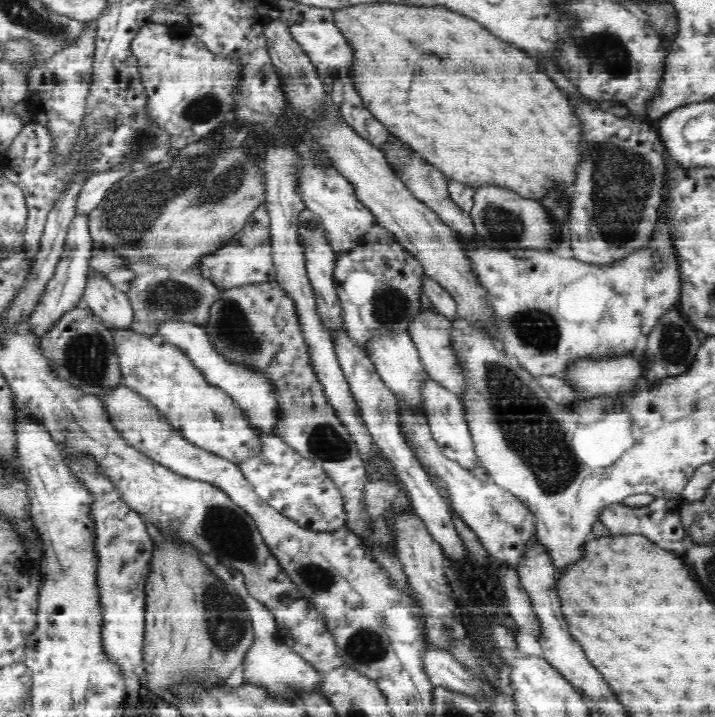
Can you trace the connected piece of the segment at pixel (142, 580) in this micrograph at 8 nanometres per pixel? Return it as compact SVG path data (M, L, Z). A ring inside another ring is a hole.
M90 461L68 462L72 471L91 488L97 496L93 504L97 530L97 555L99 556L98 584L105 609L103 640L105 649L116 663L124 669L128 679L133 678L135 665L143 661L146 634L146 583L153 571L152 561L156 550L146 525L138 513L130 510L116 493L112 483L95 472Z

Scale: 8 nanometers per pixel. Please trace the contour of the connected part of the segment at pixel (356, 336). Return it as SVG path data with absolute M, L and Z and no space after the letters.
M381 225L365 236L362 246L337 258L334 280L345 310L346 334L354 347L371 361L373 344L388 335L409 333L410 326L422 312L420 296L428 277L424 264L400 244L394 233Z

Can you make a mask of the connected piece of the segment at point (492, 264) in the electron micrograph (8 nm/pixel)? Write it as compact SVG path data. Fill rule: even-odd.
M660 214L660 216L662 218L653 243L650 243L650 248L646 248L646 250L642 250L642 252L638 252L638 254L634 254L634 256L630 256L630 258L626 258L626 260L622 260L618 264L601 267L582 263L575 259L560 258L554 252L536 252L534 250L499 252L498 250L488 249L486 246L478 248L478 250L477 248L469 248L470 259L474 261L474 268L478 278L482 281L482 284L485 284L490 296L494 296L493 307L498 310L500 325L502 325L501 337L498 340L500 347L512 357L518 358L520 364L536 378L544 375L562 376L577 362L608 360L633 354L632 352L636 350L638 342L642 338L646 338L652 328L658 323L658 320L662 317L662 312L666 312L668 308L675 306L679 300L680 279L678 279L678 267L676 267L676 260L674 259L674 250L670 241L668 241L668 229L666 221L664 221L664 215Z

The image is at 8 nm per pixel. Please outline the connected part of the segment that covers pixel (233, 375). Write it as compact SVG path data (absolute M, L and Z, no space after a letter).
M166 320L158 326L157 335L162 336L168 342L181 348L199 368L206 377L206 380L214 386L223 388L234 402L245 410L249 420L254 424L259 432L264 435L277 435L279 424L283 421L283 404L275 380L272 380L269 372L263 368L255 368L237 360L226 358L220 350L214 346L214 341L209 337L204 325L188 323L178 320Z

